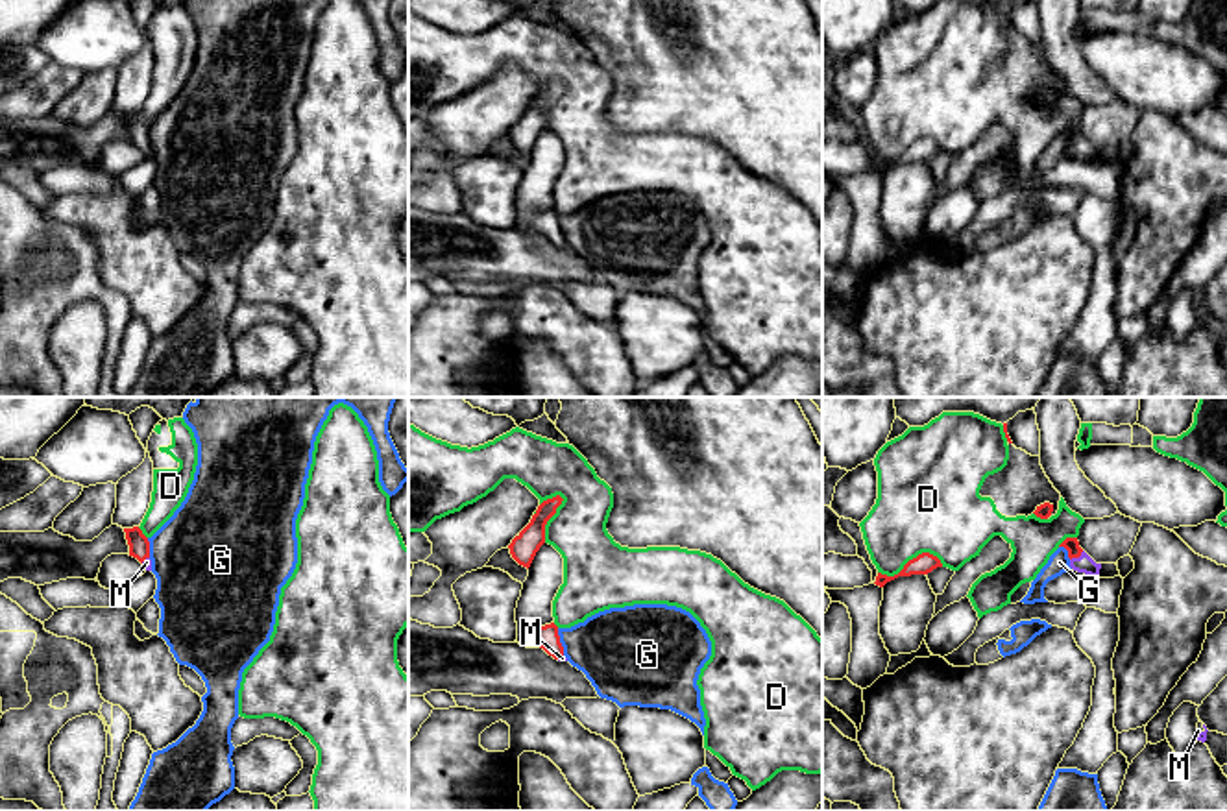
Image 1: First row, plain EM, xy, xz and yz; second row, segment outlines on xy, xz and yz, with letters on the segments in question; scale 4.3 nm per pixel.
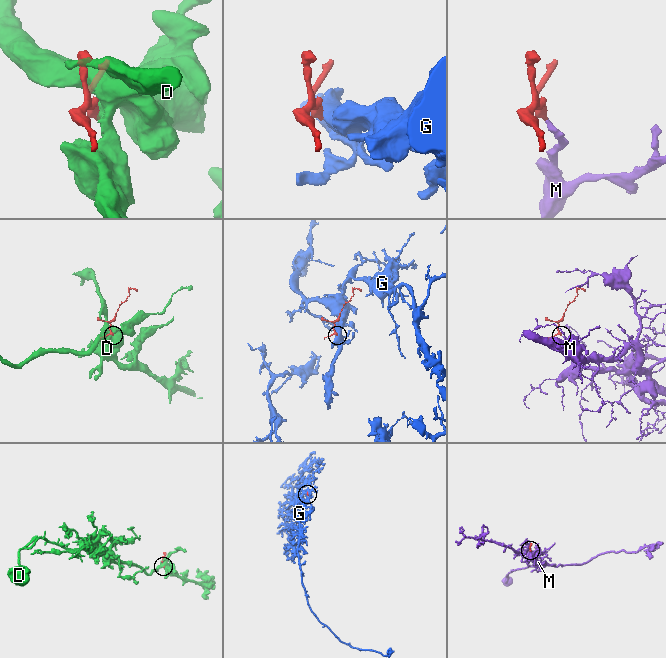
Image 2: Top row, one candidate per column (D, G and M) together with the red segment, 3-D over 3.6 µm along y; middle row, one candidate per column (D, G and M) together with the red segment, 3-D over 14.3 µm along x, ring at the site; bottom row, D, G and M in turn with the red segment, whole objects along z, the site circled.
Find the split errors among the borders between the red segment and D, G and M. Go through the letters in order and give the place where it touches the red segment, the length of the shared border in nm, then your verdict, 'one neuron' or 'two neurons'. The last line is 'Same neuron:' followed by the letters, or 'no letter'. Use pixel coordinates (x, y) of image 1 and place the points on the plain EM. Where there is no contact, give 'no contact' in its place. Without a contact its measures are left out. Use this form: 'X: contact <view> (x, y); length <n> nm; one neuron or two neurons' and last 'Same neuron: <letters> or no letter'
D: contact yz (910, 146); length 300 nm; two neurons
G: contact xz (558, 228); length 120 nm; two neurons
M: contact yz (1076, 143); length 80 nm; one neuron
Same neuron: M

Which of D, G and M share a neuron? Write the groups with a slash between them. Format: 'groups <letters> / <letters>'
groups D / G / M

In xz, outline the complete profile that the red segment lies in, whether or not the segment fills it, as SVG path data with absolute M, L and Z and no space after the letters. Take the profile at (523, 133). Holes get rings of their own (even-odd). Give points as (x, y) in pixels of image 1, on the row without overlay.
M562 83L543 87L530 109L512 126L508 131L512 144L523 151L530 153L536 139L545 129L545 111L556 100L556 94L562 91Z

